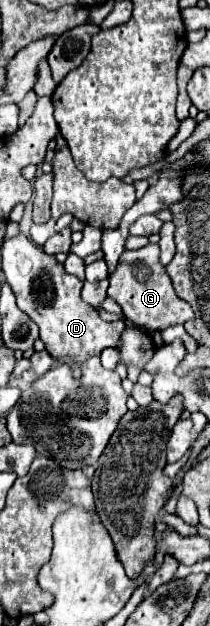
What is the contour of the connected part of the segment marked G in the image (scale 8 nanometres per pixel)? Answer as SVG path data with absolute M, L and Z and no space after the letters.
M147 245L137 251L125 251L121 255L121 263L109 275L107 295L119 303L125 317L147 331L163 331L171 325L183 325L193 319L193 309L189 303L179 299L171 287L171 277L167 275L165 265L159 261L159 247Z

